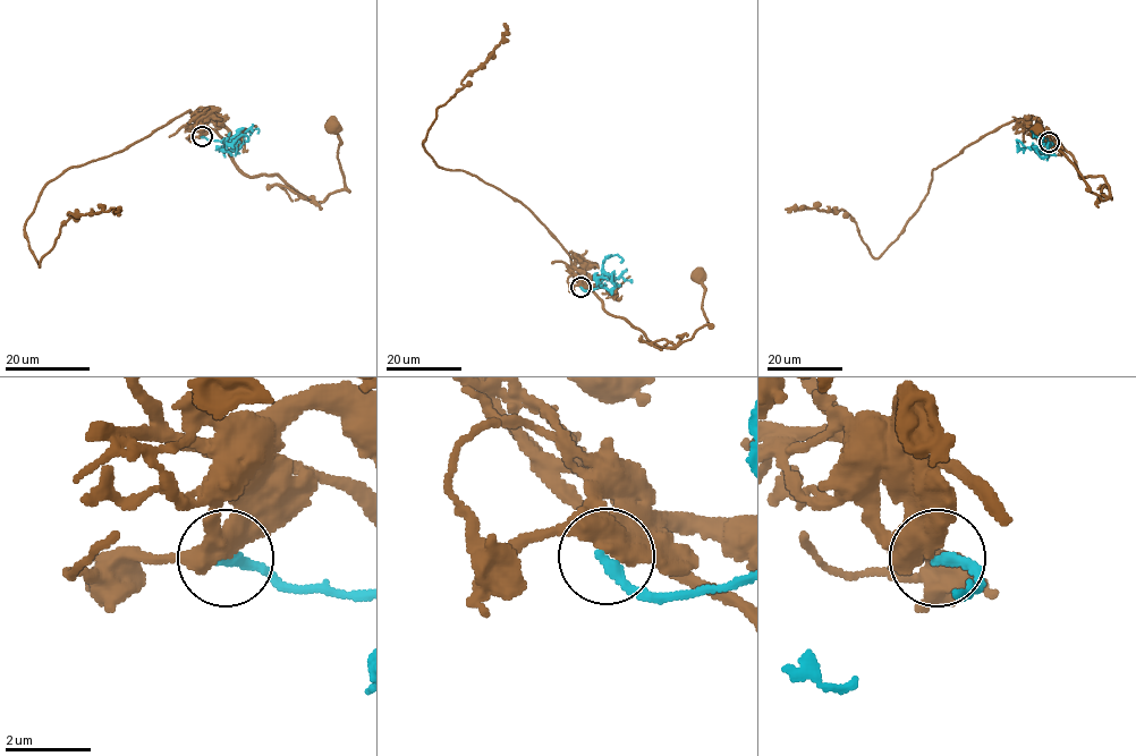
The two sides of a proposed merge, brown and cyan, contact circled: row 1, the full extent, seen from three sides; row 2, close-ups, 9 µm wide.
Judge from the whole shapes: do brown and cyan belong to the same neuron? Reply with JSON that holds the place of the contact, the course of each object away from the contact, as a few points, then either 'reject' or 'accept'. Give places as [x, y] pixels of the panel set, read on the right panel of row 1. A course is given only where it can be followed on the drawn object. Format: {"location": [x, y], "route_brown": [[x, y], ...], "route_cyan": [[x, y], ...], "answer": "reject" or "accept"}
{"location": [1049, 142], "route_brown": [[1049, 142], [1082, 178], [1102, 176], [1109, 195], [1086, 189], [1035, 135]], "route_cyan": [[1049, 142], [1052, 144], [1020, 147], [1017, 141], [1024, 146]], "answer": "reject"}

